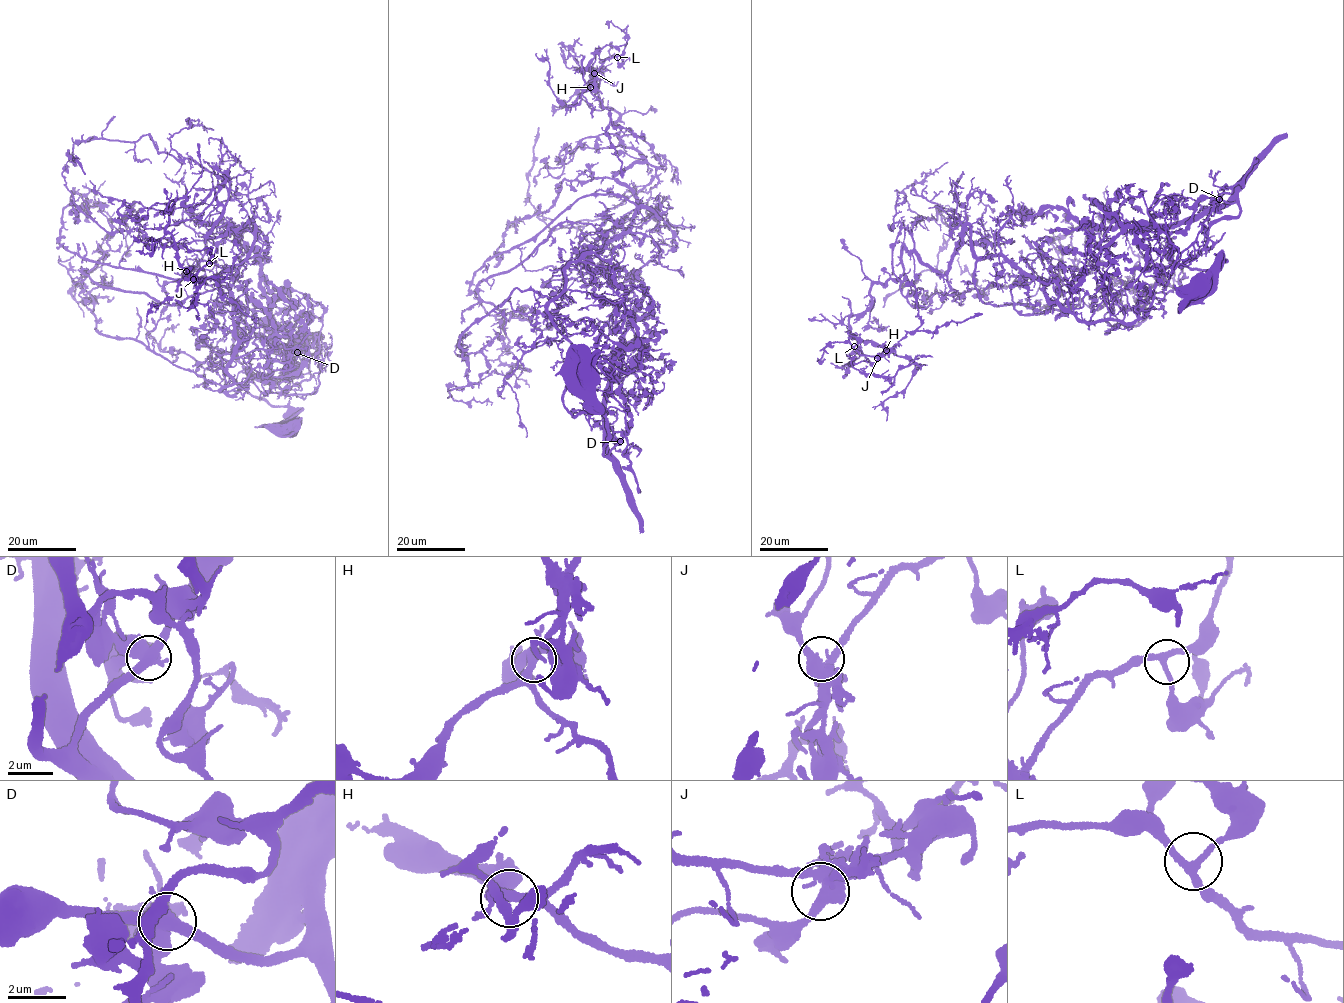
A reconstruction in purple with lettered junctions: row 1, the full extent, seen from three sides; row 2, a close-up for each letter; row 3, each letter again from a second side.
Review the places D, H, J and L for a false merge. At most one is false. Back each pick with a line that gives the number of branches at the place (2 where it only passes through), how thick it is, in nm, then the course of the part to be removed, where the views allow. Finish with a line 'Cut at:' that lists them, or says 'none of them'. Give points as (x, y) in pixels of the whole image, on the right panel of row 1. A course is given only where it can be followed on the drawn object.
D: 4 branches meet; 500 nm thick; foreign part runs (1219, 198), (1230, 203), (1236, 199), (1227, 200), (1169, 224), (1146, 227), (1090, 227), (1052, 206), (1022, 218)
Cut at: D

